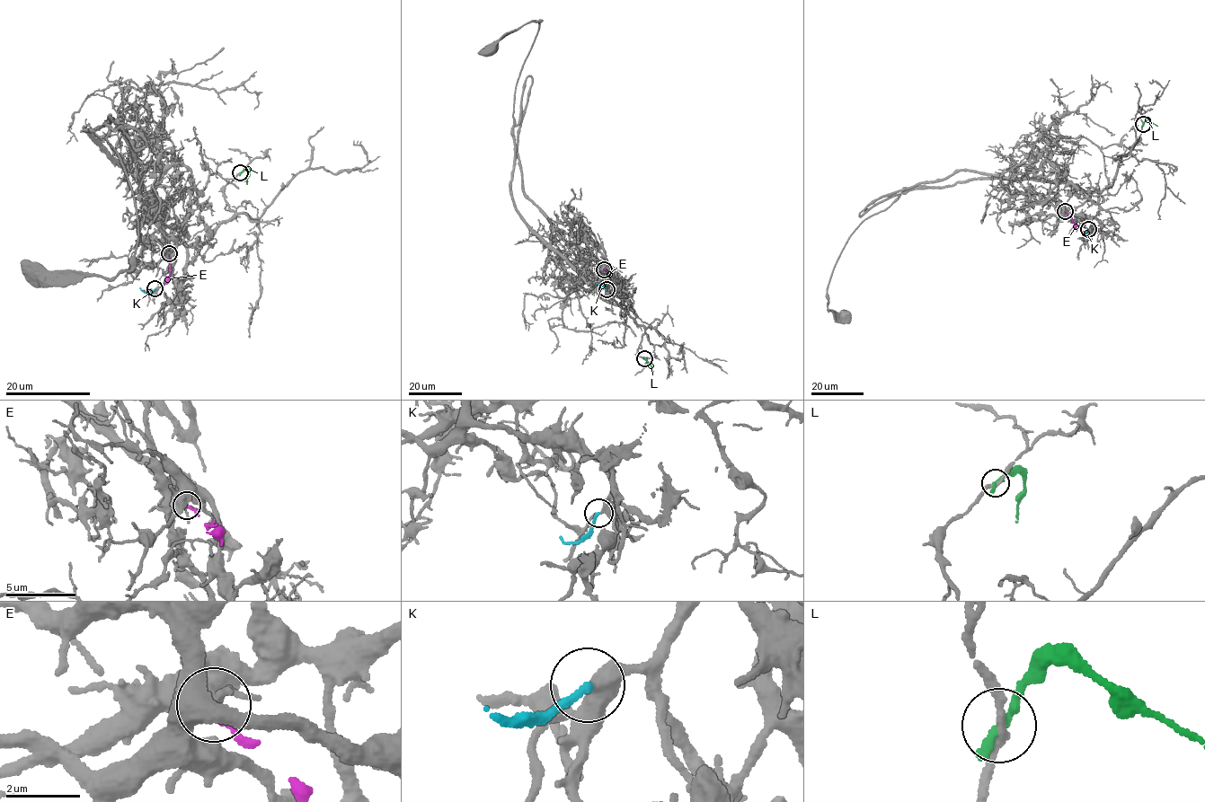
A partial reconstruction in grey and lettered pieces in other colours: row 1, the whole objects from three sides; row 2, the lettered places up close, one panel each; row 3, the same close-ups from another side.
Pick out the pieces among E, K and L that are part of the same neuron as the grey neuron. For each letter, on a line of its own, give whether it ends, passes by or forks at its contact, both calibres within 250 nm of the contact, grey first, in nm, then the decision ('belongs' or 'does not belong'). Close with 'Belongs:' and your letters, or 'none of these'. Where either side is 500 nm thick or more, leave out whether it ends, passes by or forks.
E: it ends | 280/170 nm | does not belong
K: it ends | 380/220 nm | belongs
L: it ends | 240/320 nm | does not belong
Belongs: K

